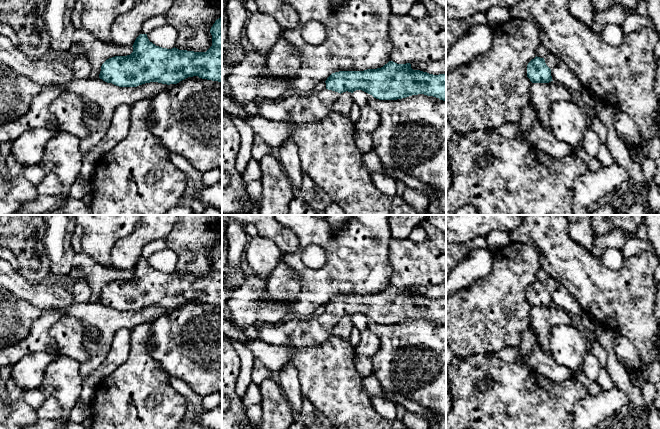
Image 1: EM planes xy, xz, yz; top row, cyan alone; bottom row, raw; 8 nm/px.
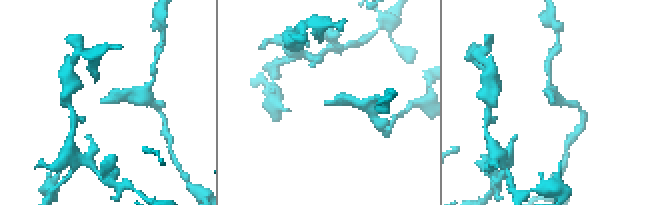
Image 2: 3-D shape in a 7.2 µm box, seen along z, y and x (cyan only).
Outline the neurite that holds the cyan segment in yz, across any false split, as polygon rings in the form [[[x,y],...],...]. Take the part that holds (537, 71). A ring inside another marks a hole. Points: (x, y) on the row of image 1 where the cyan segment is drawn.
[[[553,53],[545,58],[535,57],[527,65],[527,77],[532,83],[549,83],[552,80],[551,70],[556,67],[562,59]]]

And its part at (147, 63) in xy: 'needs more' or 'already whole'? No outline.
already whole

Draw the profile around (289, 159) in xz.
[[[288,137],[279,146],[279,149],[279,161],[294,189],[298,192],[303,176],[302,165],[298,156],[298,147],[296,143]]]

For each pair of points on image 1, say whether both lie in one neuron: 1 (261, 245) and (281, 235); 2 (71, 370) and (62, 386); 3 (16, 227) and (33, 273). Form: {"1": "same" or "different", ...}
{"1": "different", "2": "same", "3": "same"}

